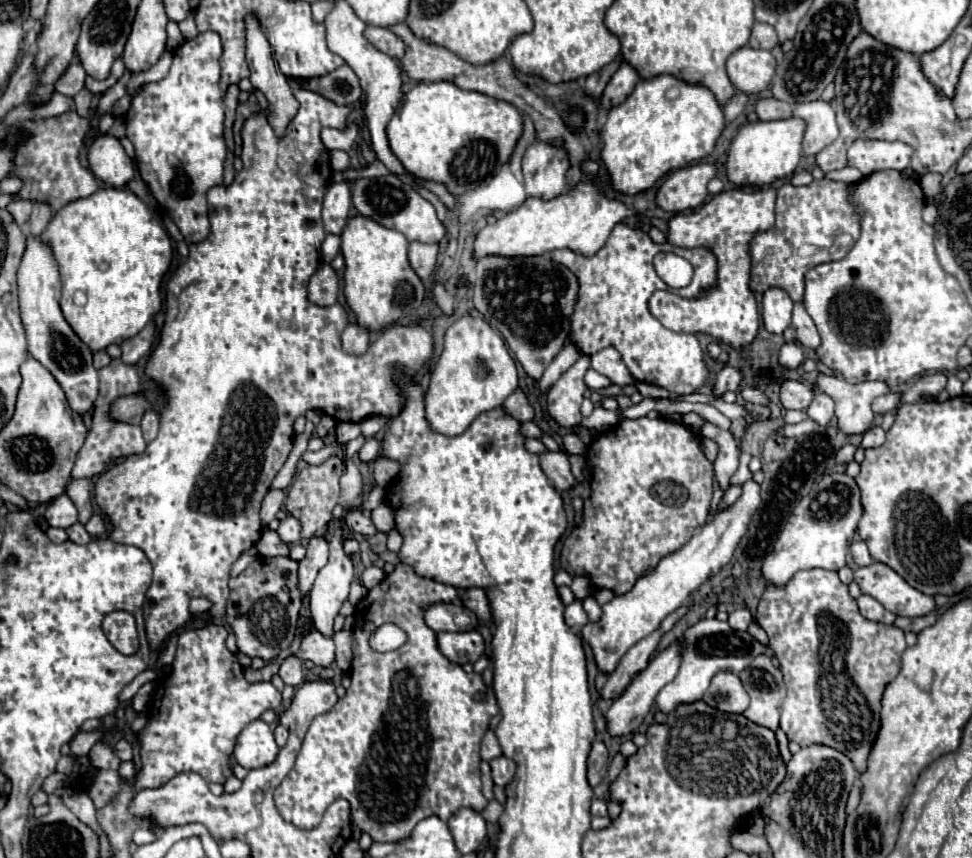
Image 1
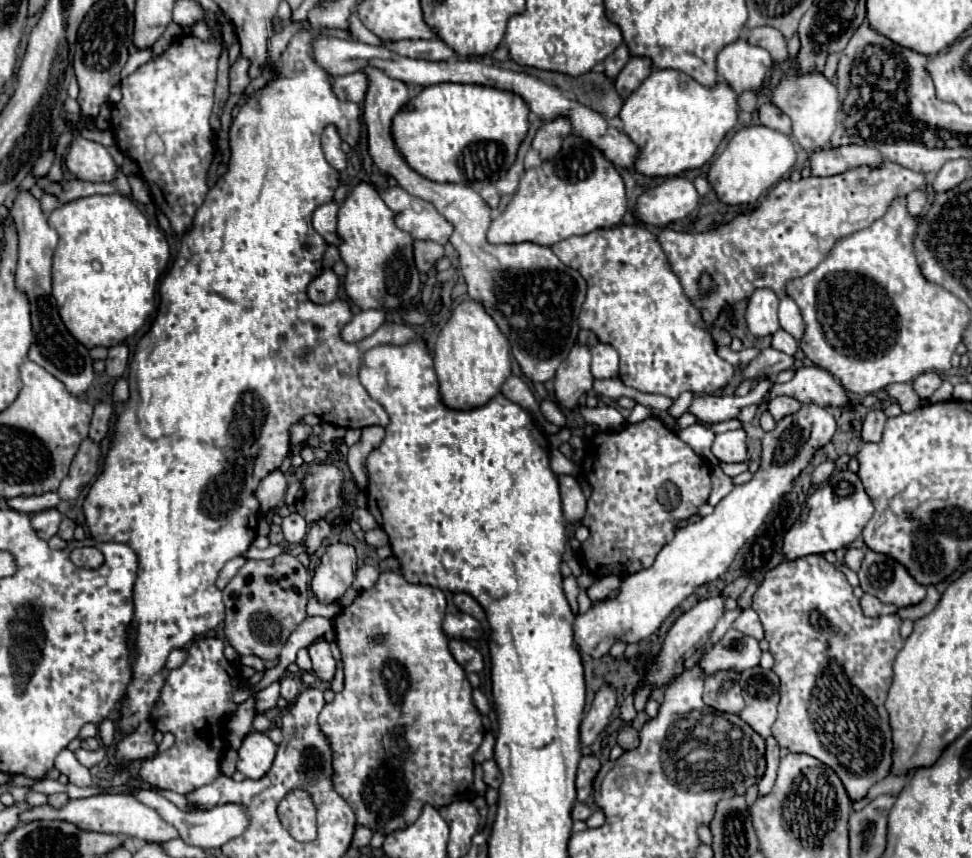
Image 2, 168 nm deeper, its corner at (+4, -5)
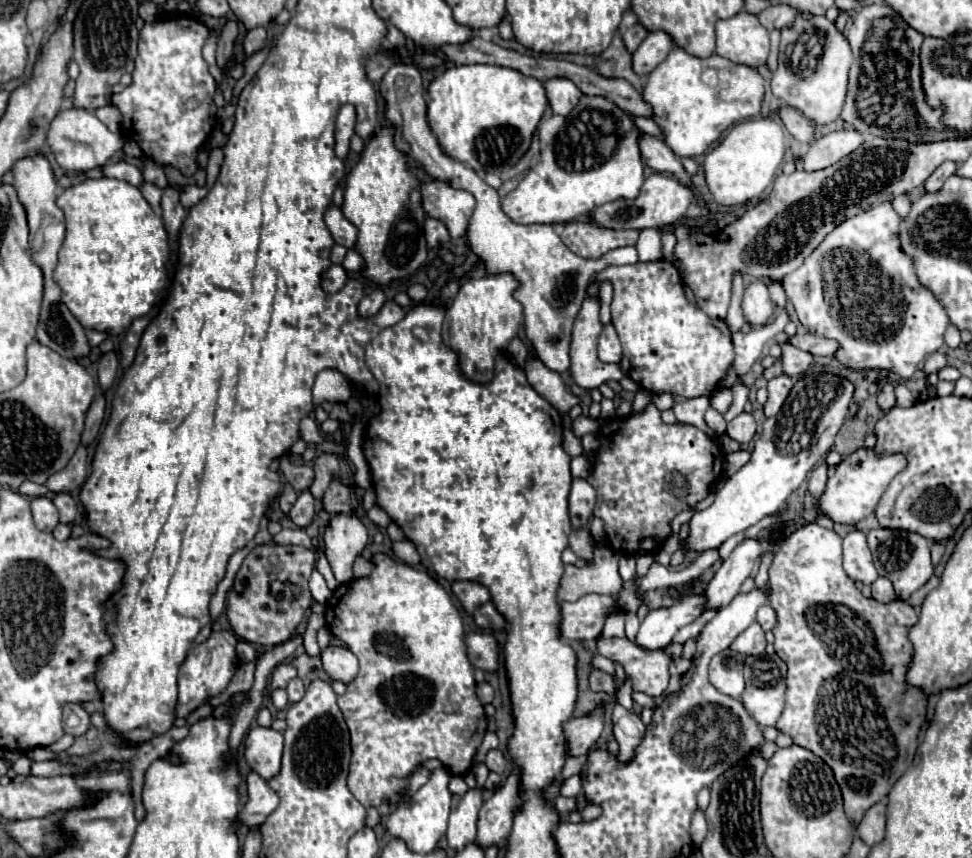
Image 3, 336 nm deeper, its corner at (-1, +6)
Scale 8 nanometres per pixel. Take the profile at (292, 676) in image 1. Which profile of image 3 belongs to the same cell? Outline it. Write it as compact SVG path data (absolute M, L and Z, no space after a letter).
M299 676L293 678L293 680L287 684L287 694L289 694L289 702L291 702L291 704L295 704L295 702L299 702L299 700L303 698L305 686L303 686L303 682L301 682Z

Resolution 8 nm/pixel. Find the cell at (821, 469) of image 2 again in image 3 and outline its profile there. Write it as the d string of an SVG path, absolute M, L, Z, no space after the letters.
M819 464L813 472L811 472L811 478L809 478L809 492L813 494L813 498L817 498L823 488L825 488L825 482L827 482L827 464Z

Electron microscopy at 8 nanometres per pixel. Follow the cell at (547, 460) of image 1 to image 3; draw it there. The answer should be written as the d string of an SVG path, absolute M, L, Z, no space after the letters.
M573 478L569 492L569 516L573 528L585 528L589 524L593 506L595 506L595 488L583 478Z

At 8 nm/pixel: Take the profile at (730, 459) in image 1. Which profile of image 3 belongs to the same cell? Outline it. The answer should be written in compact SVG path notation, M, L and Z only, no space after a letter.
M743 412L743 414L739 414L737 418L733 418L733 420L727 424L725 434L727 434L729 438L737 440L739 444L747 444L747 442L751 442L751 438L755 436L755 428L757 428L757 424L755 424L753 416L747 414L747 412Z

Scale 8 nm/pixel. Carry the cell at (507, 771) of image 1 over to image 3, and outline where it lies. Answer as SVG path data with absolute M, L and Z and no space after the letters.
M489 750L485 764L491 772L497 772L497 774L505 774L505 770L507 770L507 760L501 750Z

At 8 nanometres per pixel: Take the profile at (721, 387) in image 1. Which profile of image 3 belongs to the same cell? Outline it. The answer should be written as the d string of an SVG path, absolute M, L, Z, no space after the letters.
M795 334L793 338L787 340L787 344L799 350L807 350L813 356L825 356L825 358L831 358L835 354L835 348L839 348L835 340L823 340L821 336L815 336L815 334L803 334L803 336Z

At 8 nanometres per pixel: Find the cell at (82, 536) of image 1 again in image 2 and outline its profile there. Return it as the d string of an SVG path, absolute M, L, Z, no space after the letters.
M64 517L62 523L60 523L60 529L58 529L58 537L66 539L66 541L72 541L74 539L74 527L76 527L76 523L72 519Z

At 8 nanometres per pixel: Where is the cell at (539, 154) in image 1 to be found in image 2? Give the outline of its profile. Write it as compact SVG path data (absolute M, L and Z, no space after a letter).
M556 117L556 119L552 119L552 121L546 121L546 123L538 129L538 133L536 133L532 145L540 151L540 157L542 157L542 159L552 159L552 157L560 151L562 141L564 141L564 137L570 135L570 131L572 131L570 119L566 119L566 117Z

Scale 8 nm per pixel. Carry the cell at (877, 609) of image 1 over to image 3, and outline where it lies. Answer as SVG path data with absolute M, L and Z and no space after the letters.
M877 578L873 584L871 584L871 594L877 602L893 602L897 596L893 592L893 586L887 578Z

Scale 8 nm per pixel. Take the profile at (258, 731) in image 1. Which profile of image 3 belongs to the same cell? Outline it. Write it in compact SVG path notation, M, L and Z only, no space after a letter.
M255 726L245 738L245 760L253 772L269 780L281 768L283 734L273 728Z

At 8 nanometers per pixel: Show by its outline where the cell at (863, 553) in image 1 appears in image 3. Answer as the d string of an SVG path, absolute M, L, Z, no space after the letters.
M853 530L843 538L843 568L853 580L871 584L877 580L877 570L867 548L867 536L859 530Z

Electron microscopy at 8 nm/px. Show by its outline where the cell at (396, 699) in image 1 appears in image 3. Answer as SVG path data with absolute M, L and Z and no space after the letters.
M375 554L373 564L371 576L341 584L325 604L327 628L359 660L359 674L347 684L345 694L337 696L337 704L351 734L349 790L365 808L377 808L383 800L391 806L407 800L409 776L425 760L435 758L451 774L465 776L487 732L487 716L475 694L473 666L463 642L463 622L451 596L427 572L391 556Z

